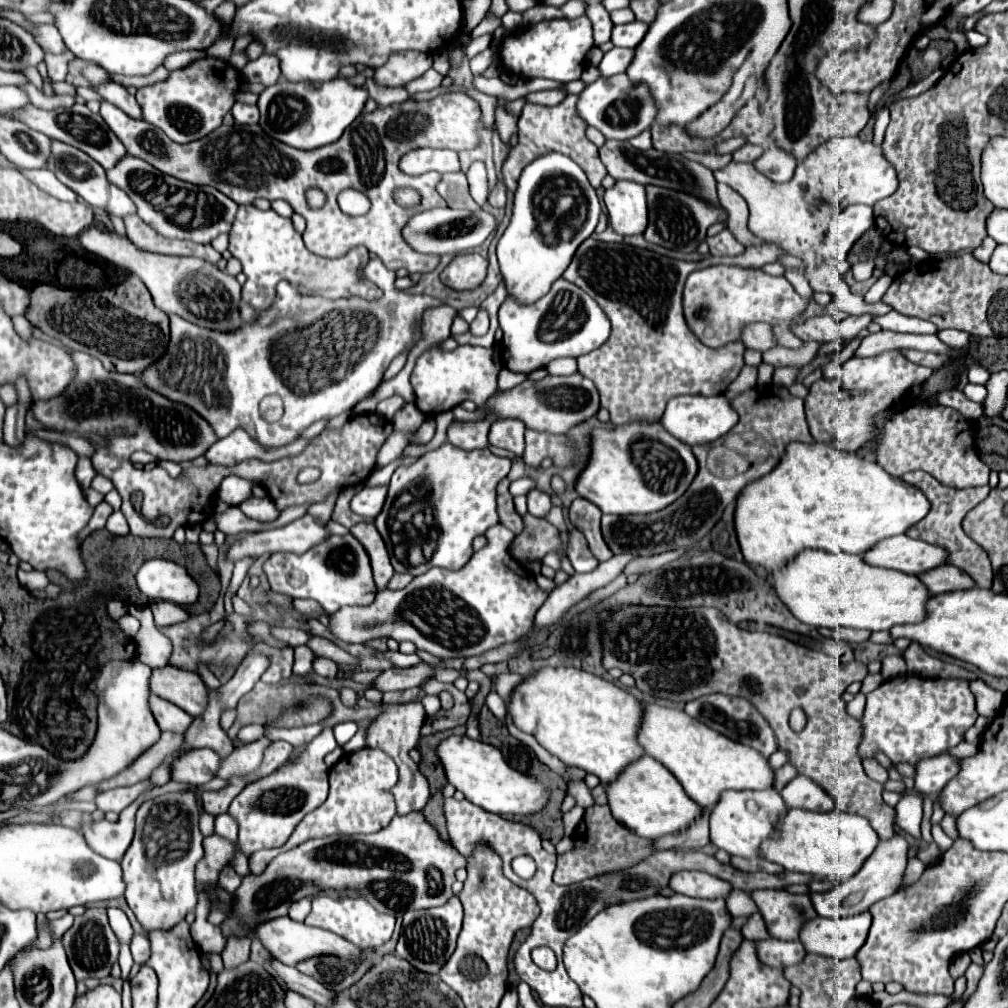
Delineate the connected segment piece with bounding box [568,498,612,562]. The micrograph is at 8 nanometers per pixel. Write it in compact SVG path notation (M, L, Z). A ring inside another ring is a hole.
M576 498L570 506L570 522L586 536L590 550L596 554L596 558L600 562L612 558L610 548L606 546L602 534L600 534L600 516L602 512L598 510L598 506L594 506L592 502L584 500L584 498Z

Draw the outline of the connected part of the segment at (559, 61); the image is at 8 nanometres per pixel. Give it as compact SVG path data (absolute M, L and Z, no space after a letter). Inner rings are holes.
M588 16L574 20L544 20L528 26L522 34L508 34L502 42L502 66L520 78L550 78L560 82L578 80L584 70L586 52L594 46Z

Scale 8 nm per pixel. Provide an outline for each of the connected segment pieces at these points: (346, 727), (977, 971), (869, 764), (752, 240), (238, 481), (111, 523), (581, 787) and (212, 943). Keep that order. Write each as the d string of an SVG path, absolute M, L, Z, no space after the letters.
M342 722L342 724L336 724L336 726L334 726L334 736L336 736L338 746L346 744L346 742L356 734L356 730L358 730L358 726L356 726L354 722Z
M970 964L968 966L968 970L966 970L966 978L968 978L968 988L966 988L966 992L964 992L964 1002L970 998L970 994L976 990L976 986L978 986L978 980L982 978L982 970L984 970L984 966L978 966L978 964Z
M864 760L864 770L866 770L866 774L868 774L872 780L880 782L882 786L886 784L886 780L888 780L888 770L886 770L884 766L880 766L876 760Z
M718 184L718 198L720 204L728 210L728 230L748 248L754 244L764 244L764 240L760 240L758 236L754 236L748 226L746 226L746 216L748 216L748 206L744 202L742 196L738 196L734 190L730 190L730 186Z
M238 476L224 478L218 488L218 498L230 506L238 506L250 496L252 496L252 482Z
M114 512L108 522L106 522L106 530L114 536L124 536L124 534L130 534L130 528L126 524L126 518L122 512Z
M574 782L574 784L570 784L568 794L574 794L576 804L582 806L582 808L590 808L590 806L594 804L594 800L592 800L592 796L590 796L590 790L588 790L588 786L586 786L584 782Z
M202 894L200 896L200 902L196 906L196 920L194 924L190 926L192 930L192 938L194 942L198 944L200 950L206 950L206 952L214 952L214 954L220 954L226 946L226 938L222 934L220 928L212 926L206 918L208 918L208 902L206 902L206 896Z

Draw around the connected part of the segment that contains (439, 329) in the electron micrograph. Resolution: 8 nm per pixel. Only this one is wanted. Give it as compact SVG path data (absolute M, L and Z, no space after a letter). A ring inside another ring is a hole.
M434 306L434 308L426 308L422 314L422 338L416 342L416 346L412 348L412 352L408 354L408 362L416 364L416 358L428 350L434 344L444 342L450 336L450 326L452 320L458 312L450 306Z

